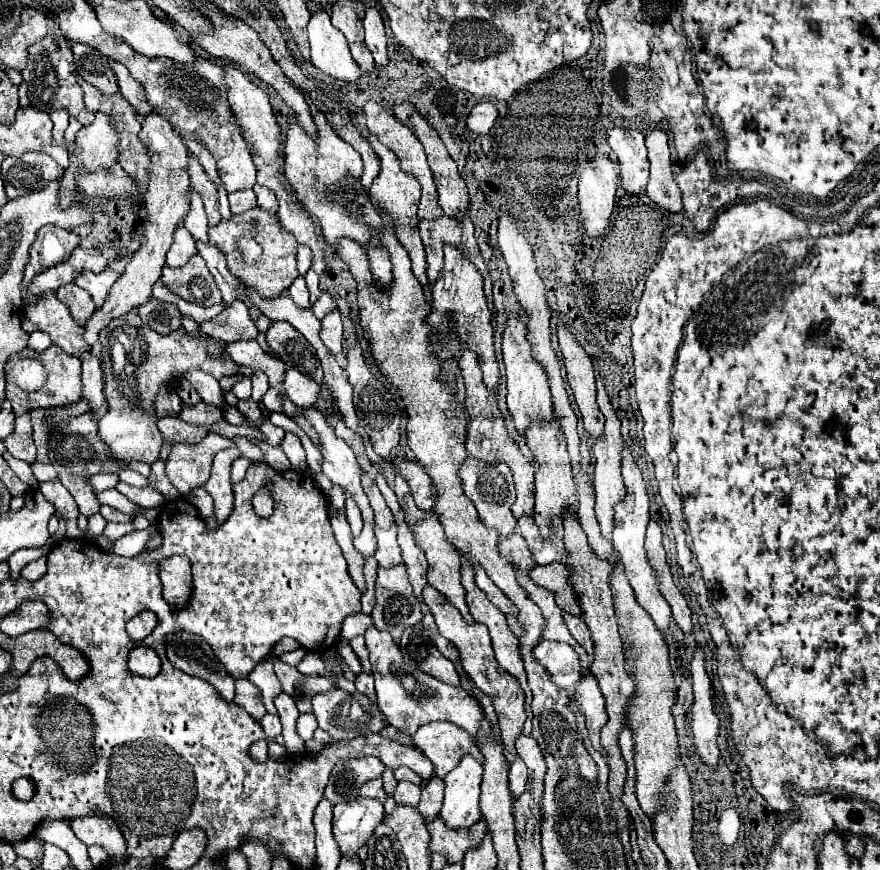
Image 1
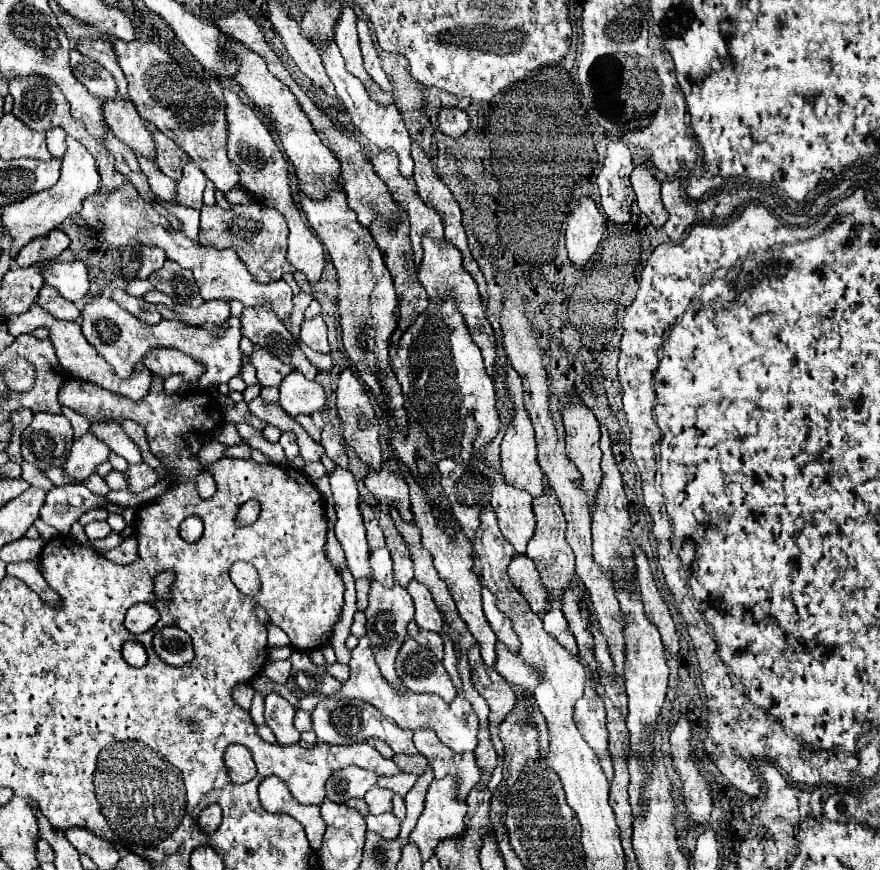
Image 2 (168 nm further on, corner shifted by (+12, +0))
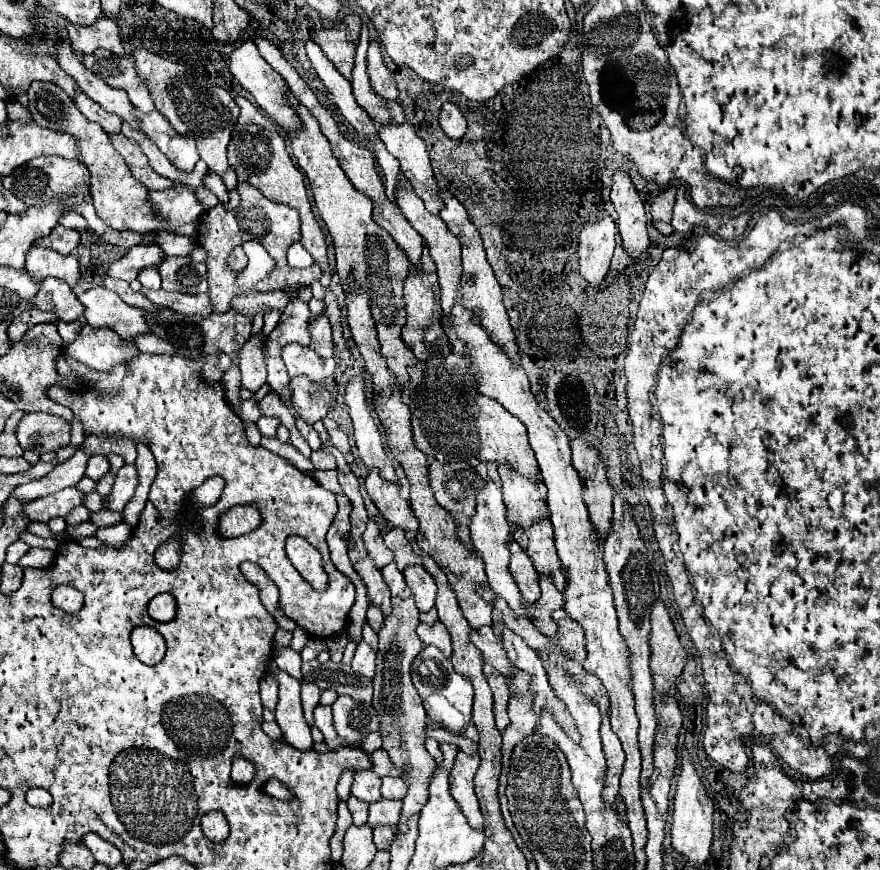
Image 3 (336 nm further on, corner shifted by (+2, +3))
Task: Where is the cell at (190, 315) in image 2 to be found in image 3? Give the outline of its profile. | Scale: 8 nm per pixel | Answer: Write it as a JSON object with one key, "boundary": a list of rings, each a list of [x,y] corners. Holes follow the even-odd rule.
{"boundary":[[[142,287],[142,293],[154,303],[154,305],[160,305],[160,307],[168,307],[168,309],[174,309],[182,315],[210,315],[212,309],[210,309],[210,299],[206,293],[200,293],[200,295],[186,295],[186,293],[178,293],[178,291],[164,291],[164,289],[146,289]]]}

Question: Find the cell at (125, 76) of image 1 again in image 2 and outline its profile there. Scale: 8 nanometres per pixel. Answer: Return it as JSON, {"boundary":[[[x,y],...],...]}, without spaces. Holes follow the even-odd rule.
{"boundary":[[[100,38],[100,40],[78,40],[76,42],[76,48],[88,56],[88,58],[94,58],[98,64],[102,64],[116,80],[118,84],[118,96],[120,98],[128,98],[128,90],[126,90],[126,78],[116,62],[116,54],[114,54],[114,48],[110,46],[108,42],[110,38]]]}

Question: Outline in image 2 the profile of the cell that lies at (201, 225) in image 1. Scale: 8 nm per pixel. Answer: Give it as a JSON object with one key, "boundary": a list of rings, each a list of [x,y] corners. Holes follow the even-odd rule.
{"boundary":[[[138,156],[138,162],[140,162],[142,172],[148,176],[148,184],[152,188],[154,196],[158,196],[160,200],[164,200],[168,204],[174,204],[176,202],[176,182],[170,176],[162,174],[152,160]]]}

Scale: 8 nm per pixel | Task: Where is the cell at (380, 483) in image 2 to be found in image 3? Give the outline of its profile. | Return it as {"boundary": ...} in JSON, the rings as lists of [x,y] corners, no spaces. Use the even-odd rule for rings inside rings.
{"boundary":[[[372,469],[366,477],[366,491],[390,527],[400,527],[404,531],[418,529],[418,521],[414,521],[410,513],[410,503],[400,497],[400,487],[382,481],[378,469]]]}

